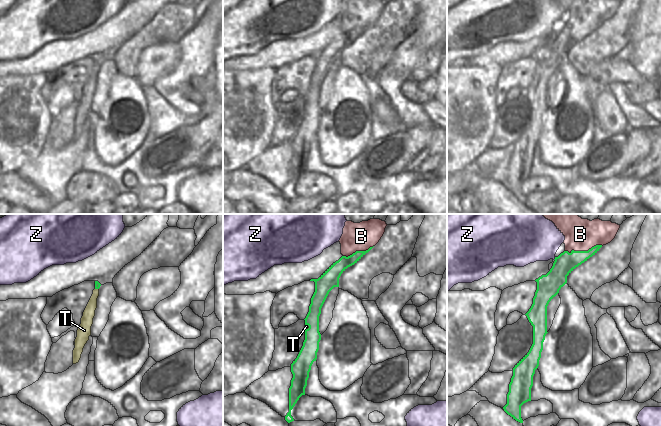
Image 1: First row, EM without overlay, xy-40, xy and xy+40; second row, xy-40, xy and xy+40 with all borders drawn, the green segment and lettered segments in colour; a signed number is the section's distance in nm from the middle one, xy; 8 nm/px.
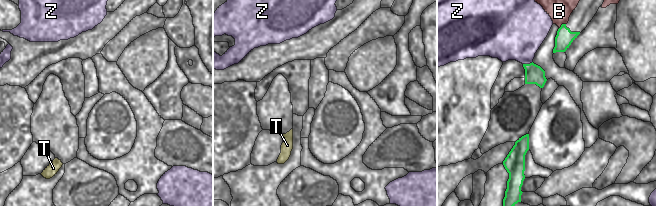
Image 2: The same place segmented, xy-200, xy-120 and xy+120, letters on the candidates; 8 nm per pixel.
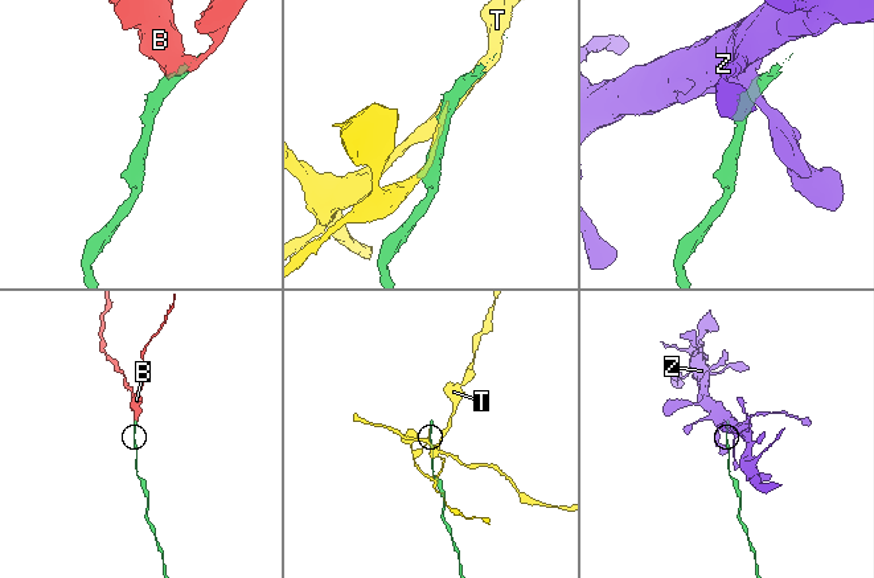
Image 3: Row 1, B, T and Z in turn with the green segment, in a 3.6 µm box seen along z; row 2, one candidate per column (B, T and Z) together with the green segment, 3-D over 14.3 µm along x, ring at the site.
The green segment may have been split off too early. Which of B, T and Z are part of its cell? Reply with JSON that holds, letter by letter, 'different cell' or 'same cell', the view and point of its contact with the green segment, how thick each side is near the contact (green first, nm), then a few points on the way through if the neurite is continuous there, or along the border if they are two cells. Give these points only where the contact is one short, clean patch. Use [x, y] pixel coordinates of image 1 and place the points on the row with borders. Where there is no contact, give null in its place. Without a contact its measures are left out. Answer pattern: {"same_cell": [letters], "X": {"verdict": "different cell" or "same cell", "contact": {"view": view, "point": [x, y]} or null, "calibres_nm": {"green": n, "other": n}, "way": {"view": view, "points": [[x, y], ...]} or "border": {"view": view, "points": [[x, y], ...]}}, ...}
{"same_cell": [], "B": {"verdict": "different cell", "contact": {"view": "xy+40", "point": [583, 251]}, "calibres_nm": {"green": 160, "other": 260}}, "T": {"verdict": "different cell", "contact": {"view": "xy", "point": [308, 325]}, "calibres_nm": {"green": 140, "other": 30}}, "Z": {"verdict": "different cell", "contact": {"view": "xy+40", "point": [555, 258]}, "calibres_nm": {"green": 190, "other": 380}, "border": {"view": "xy+40", "points": [[555, 257], [553, 259]]}}}

